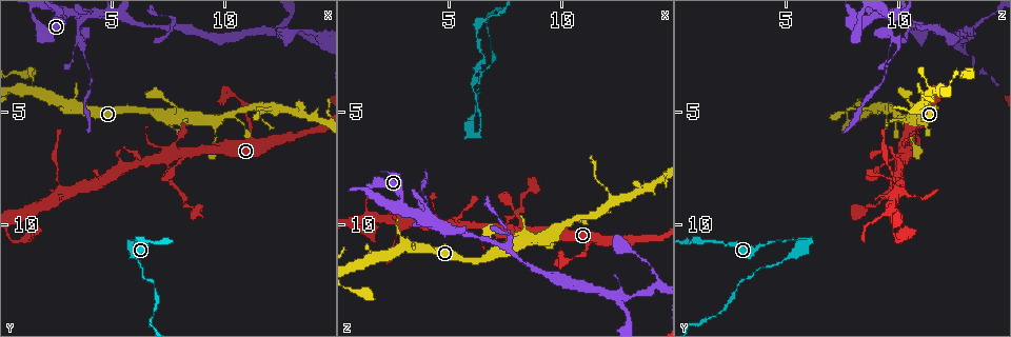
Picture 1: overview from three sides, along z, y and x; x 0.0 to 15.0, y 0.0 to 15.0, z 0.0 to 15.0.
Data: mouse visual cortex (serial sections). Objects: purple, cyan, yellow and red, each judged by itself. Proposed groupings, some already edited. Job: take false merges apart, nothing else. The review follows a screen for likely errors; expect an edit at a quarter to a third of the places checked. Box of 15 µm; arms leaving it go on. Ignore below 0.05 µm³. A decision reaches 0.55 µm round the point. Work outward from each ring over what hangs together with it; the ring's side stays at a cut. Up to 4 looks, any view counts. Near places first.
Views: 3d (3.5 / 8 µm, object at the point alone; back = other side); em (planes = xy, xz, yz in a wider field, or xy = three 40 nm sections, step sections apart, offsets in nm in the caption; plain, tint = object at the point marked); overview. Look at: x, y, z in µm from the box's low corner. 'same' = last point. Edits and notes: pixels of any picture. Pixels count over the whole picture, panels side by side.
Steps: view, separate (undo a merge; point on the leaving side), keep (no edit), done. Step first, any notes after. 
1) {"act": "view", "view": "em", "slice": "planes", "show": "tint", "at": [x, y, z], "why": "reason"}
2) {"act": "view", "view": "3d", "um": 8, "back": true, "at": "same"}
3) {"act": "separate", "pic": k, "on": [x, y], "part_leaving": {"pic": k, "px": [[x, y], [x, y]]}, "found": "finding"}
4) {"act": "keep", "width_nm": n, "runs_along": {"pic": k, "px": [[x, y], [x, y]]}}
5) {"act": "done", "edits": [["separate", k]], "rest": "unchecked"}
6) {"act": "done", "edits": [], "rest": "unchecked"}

{"act": "view", "view": "3d", "um": 8, "at": [3.7, 1.4, 9.5], "why": "sharp bend"}

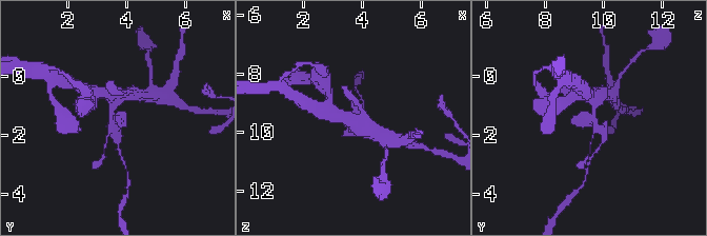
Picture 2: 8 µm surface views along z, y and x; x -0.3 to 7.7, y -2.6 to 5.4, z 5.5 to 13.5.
{"act": "view", "view": "em", "slice": "xy", "step": 2, "show": "tint", "at": [3.7, 1.4, 9.4]}

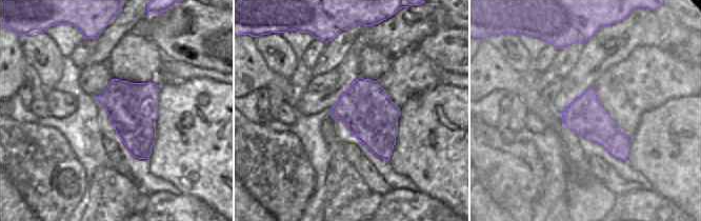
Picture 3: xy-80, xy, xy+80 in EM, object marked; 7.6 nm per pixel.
{"act": "keep", "found": "all the same cell"}

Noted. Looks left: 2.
{"act": "view", "view": "3d", "um": 3.5, "at": [7.5, 1.2, 11.0], "why": "three-way junction"}

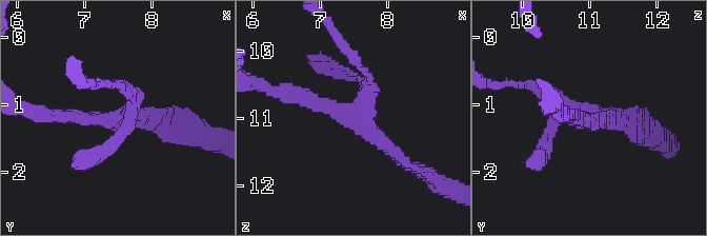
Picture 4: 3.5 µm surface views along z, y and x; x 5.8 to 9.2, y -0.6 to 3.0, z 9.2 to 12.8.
{"act": "view", "view": "em", "slice": "planes", "show": "tint", "at": [7.40, 1.20, 10.90]}

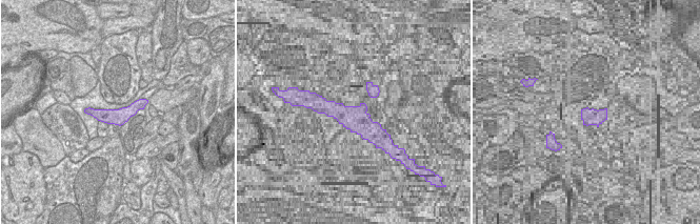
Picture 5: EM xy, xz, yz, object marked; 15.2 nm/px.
{"act": "keep", "runs_along": {"pic": 5, "px": [[143, 101], [122, 115], [87, 110]]}, "found": "all the same cell"}

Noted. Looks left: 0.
{"act": "done", "edits": [], "rest": "unchecked"}

